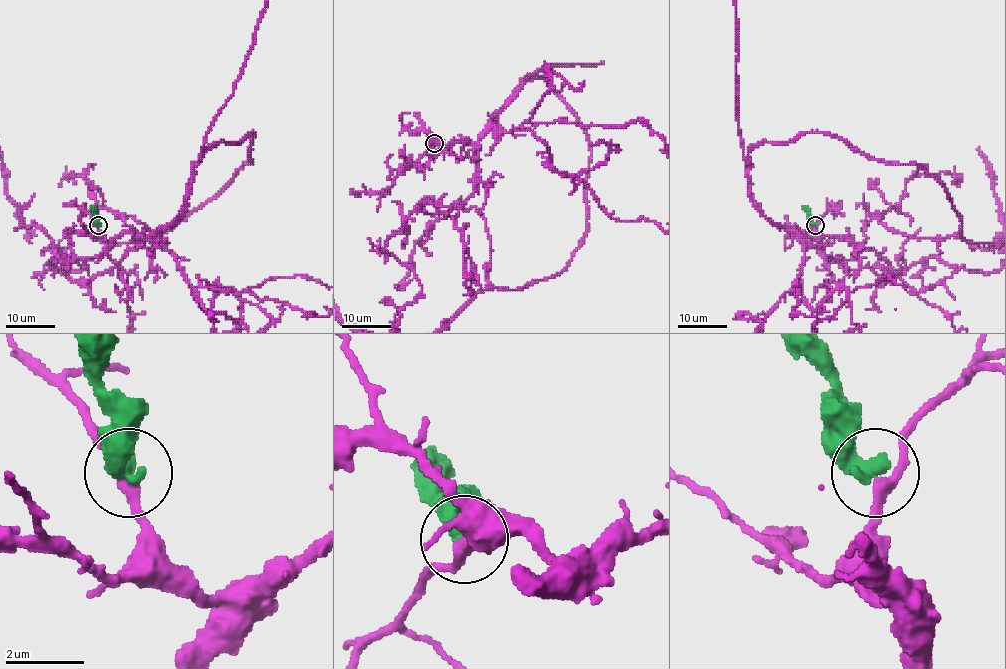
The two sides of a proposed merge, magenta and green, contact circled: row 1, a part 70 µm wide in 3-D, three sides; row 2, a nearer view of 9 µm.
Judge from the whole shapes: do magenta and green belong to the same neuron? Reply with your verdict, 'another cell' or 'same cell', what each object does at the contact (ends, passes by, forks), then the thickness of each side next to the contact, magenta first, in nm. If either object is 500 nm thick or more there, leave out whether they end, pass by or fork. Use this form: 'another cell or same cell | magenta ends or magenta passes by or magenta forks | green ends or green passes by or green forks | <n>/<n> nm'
another cell | magenta passes by | green ends | 280/480 nm

